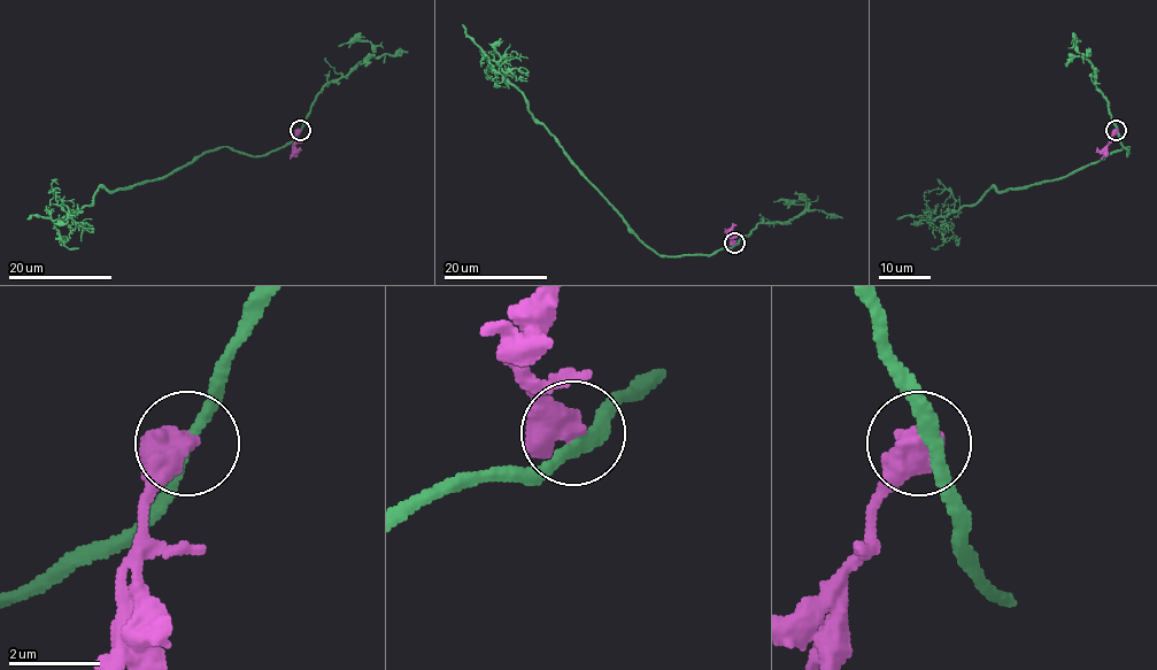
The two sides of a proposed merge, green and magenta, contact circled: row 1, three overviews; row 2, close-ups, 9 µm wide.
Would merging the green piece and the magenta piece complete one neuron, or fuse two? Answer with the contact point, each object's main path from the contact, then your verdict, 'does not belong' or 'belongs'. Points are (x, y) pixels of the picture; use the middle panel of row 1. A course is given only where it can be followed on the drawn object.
at (734, 243); green runs (734, 244), (710, 254), (656, 254), (534, 117), (504, 71), (488, 61), (503, 81), (496, 84); magenta runs (734, 243), (724, 229); does not belong

